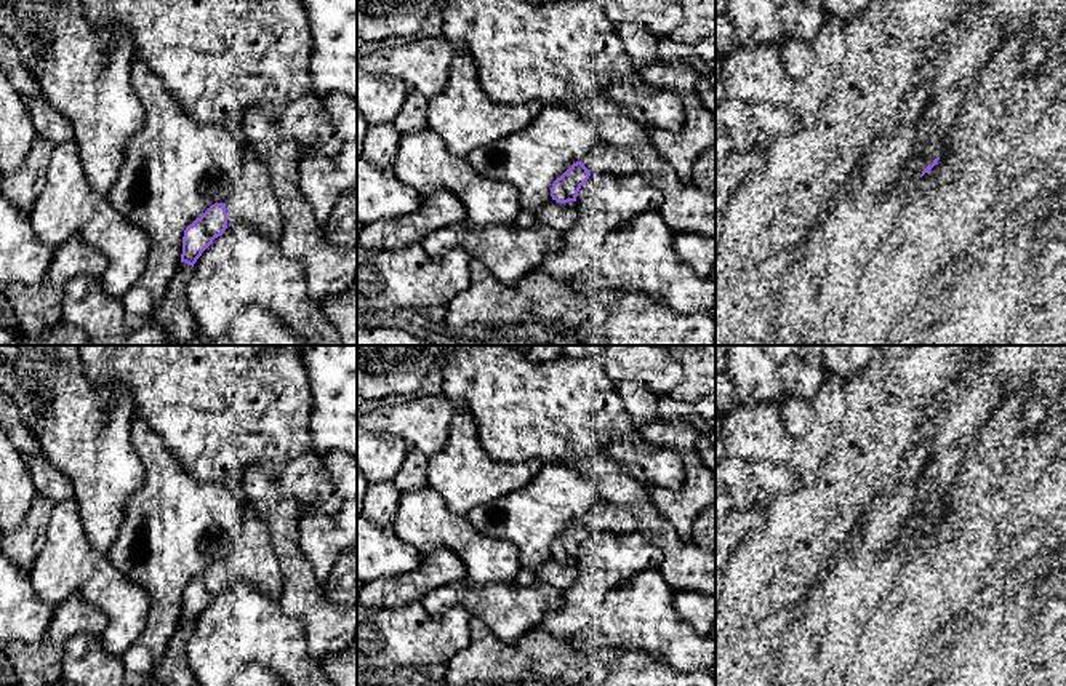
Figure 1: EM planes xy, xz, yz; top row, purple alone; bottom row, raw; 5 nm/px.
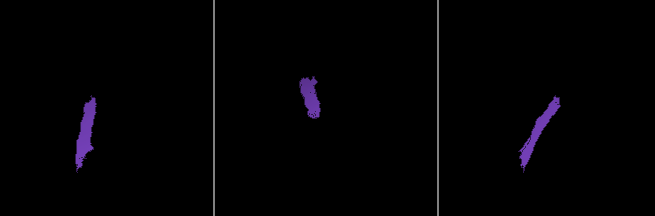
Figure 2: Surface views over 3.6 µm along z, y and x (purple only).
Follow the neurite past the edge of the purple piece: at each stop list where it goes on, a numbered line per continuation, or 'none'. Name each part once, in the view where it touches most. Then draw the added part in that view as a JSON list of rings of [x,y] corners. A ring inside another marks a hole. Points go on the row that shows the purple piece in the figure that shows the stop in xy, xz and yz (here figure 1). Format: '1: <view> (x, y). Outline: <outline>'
1: xy (253, 202). Outline: [[[248,147],[242,149],[238,177],[226,201],[227,224],[256,225],[272,243],[280,243],[282,216],[271,173]]]

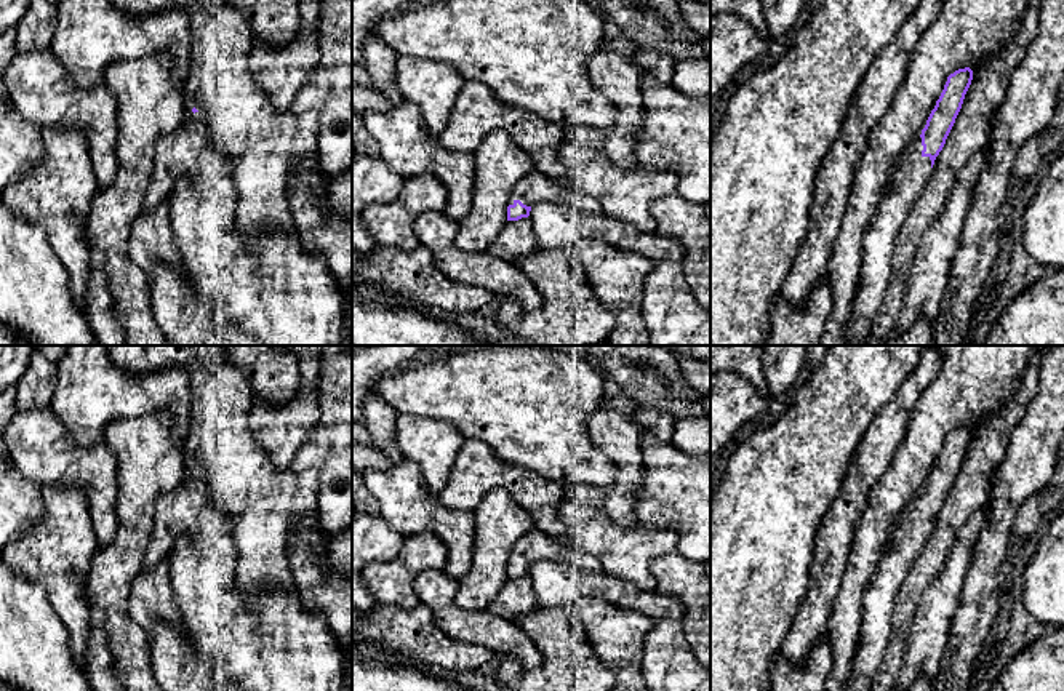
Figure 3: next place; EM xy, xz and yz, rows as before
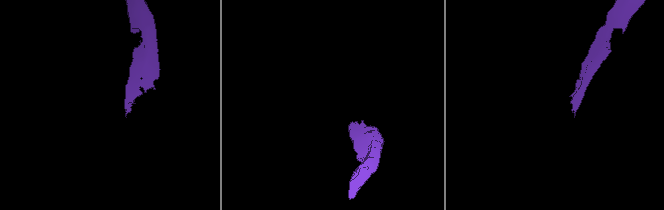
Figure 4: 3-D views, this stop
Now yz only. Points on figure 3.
1: yz (911, 173). Outline: [[[920,136],[909,142],[891,171],[877,213],[866,227],[861,278],[848,322],[848,346],[867,342],[877,312],[883,306],[898,237],[933,173],[931,160],[923,157],[922,150]]]

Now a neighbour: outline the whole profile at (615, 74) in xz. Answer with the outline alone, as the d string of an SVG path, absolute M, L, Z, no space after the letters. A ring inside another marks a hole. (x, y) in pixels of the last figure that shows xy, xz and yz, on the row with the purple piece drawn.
M610 35L589 59L589 72L595 86L619 112L618 130L629 150L634 152L635 136L642 125L642 77L629 48Z

